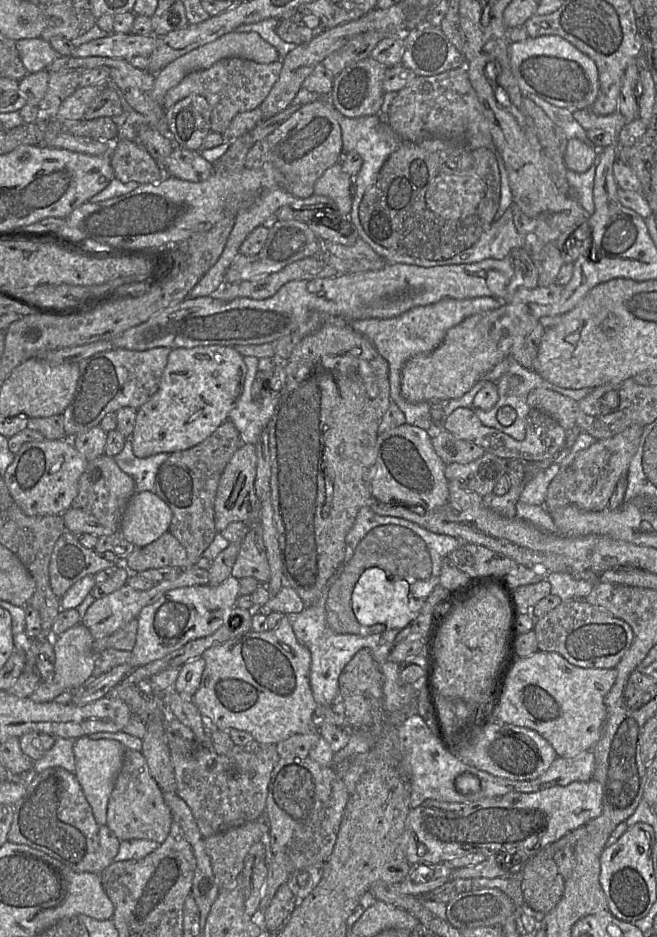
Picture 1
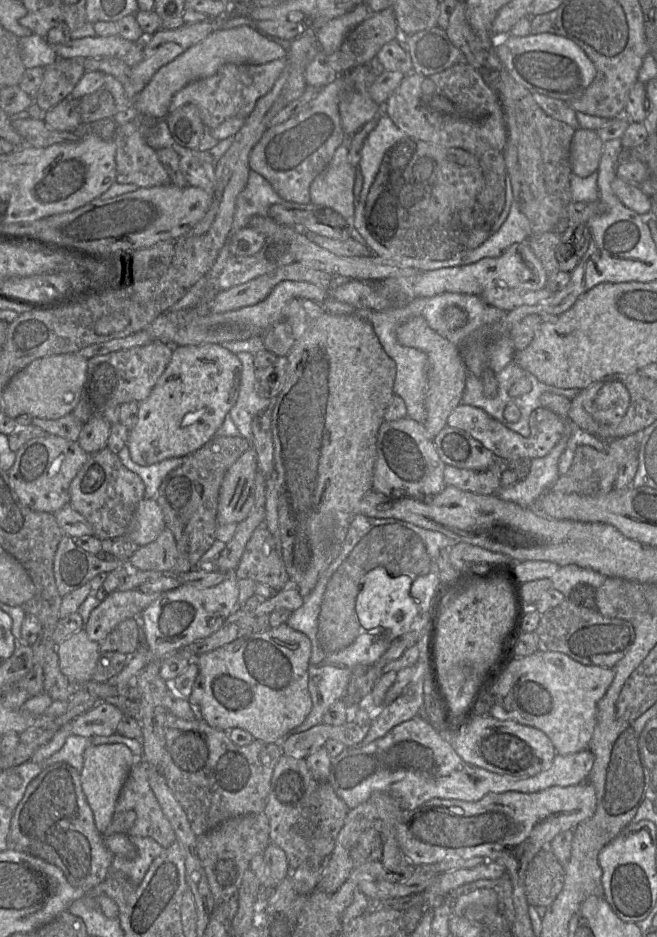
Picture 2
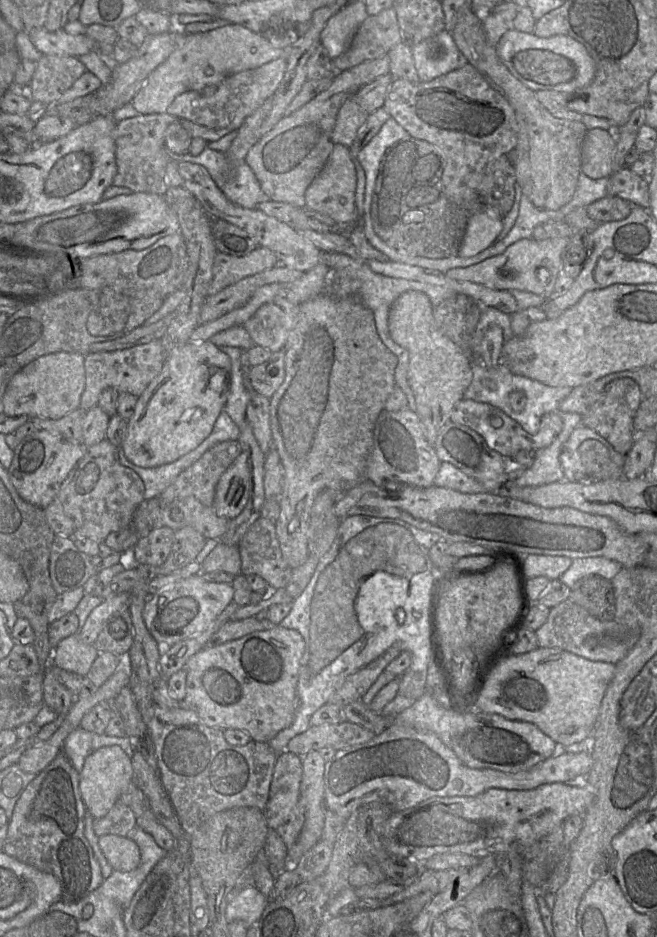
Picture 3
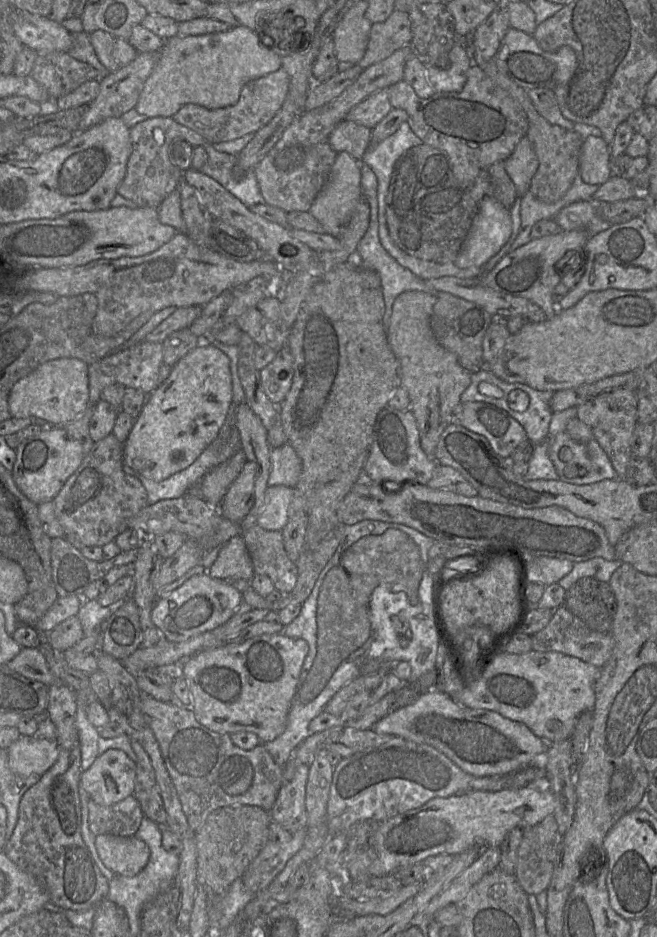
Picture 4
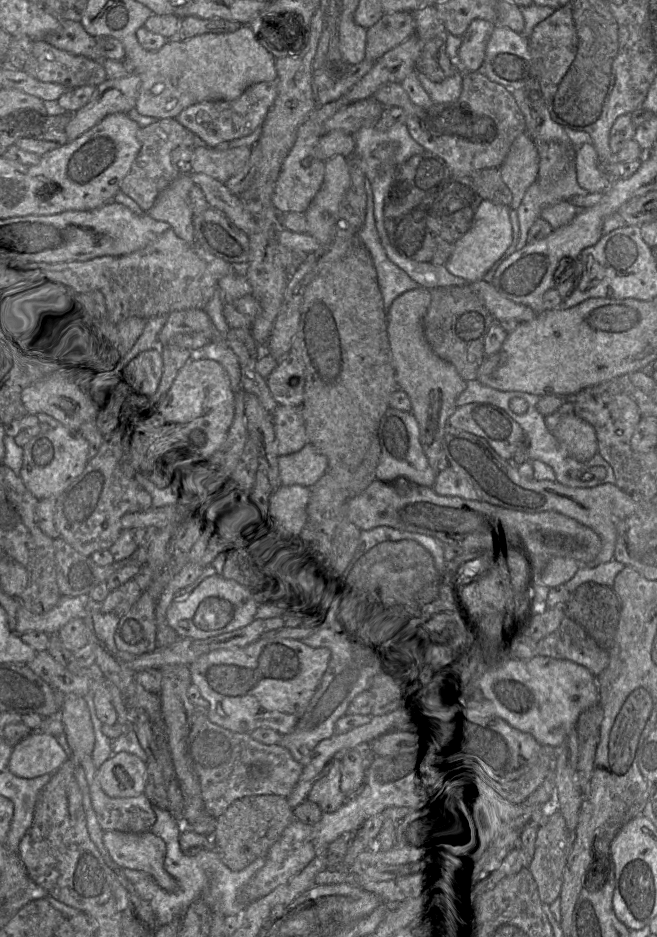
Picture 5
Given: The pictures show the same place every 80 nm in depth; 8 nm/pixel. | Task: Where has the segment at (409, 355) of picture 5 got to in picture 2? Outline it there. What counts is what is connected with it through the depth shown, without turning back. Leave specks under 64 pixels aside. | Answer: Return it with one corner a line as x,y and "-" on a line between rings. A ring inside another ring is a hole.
421,316
413,317
401,324
397,329
396,336
400,344
416,348
427,355
427,391
425,401
427,418
423,425
429,434
429,439
432,440
447,426
448,416
461,403
468,371
458,346
431,329

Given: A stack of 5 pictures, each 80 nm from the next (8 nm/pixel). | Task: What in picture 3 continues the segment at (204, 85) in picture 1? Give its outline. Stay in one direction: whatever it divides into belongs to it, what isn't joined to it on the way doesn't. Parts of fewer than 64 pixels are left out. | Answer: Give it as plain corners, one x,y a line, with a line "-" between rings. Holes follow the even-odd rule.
278,58
258,68
233,74
221,83
201,91
189,90
178,95
165,114
188,119
211,129
229,128
237,131
244,120
277,92
286,68
286,59

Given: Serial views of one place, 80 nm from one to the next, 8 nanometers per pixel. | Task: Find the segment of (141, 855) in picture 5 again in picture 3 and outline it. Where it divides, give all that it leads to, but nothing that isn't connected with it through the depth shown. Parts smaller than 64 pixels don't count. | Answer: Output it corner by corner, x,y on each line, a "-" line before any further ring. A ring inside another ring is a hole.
118,835
100,836
99,845
114,870
129,872
141,862
138,845
128,837

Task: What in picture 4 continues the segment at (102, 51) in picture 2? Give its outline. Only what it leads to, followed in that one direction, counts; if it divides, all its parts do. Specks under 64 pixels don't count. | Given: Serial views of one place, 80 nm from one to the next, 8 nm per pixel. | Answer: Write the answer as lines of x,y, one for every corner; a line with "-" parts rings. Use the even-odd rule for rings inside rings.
12,8
11,21
22,44
39,54
68,52
73,46
73,34
66,30
64,22

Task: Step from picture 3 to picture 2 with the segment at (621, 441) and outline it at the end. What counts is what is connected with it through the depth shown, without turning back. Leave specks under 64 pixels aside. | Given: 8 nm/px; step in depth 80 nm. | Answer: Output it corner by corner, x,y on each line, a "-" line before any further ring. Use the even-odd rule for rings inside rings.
609,380
598,393
593,405
593,417
604,424
619,423
627,412
630,394
619,380

